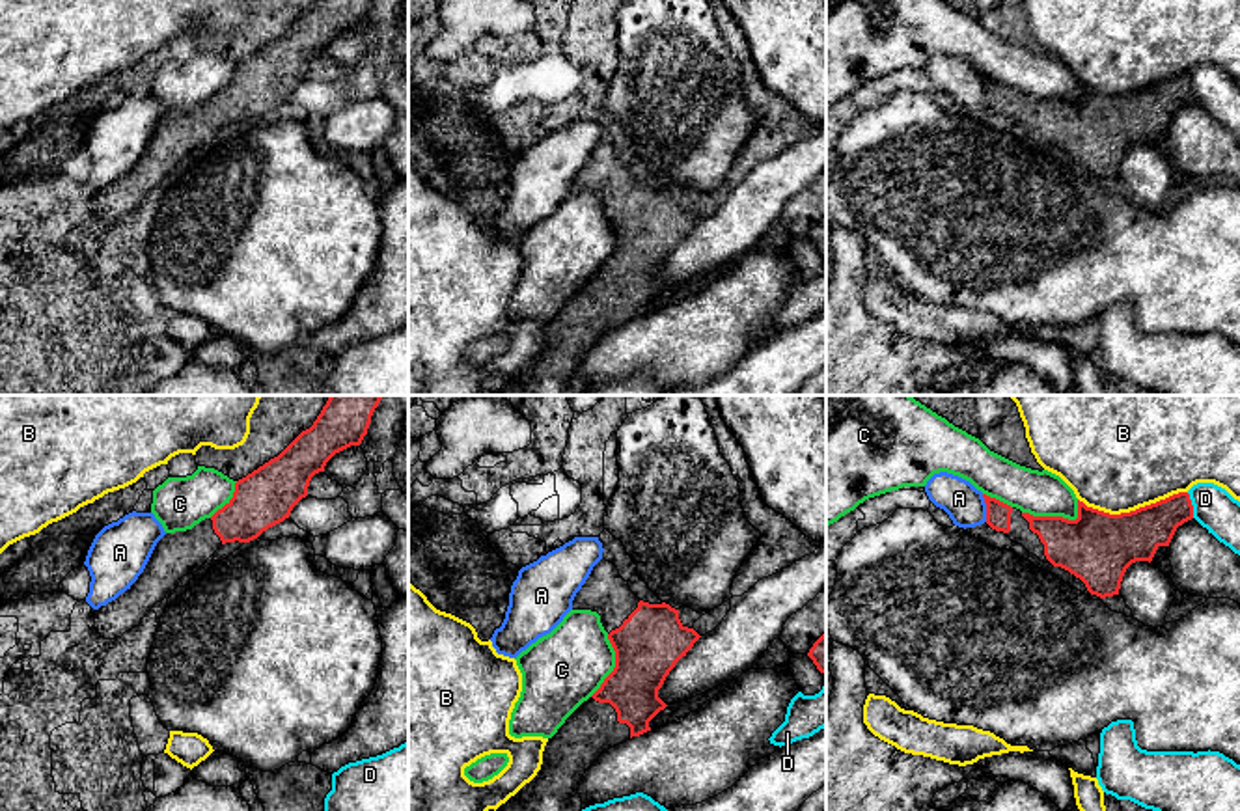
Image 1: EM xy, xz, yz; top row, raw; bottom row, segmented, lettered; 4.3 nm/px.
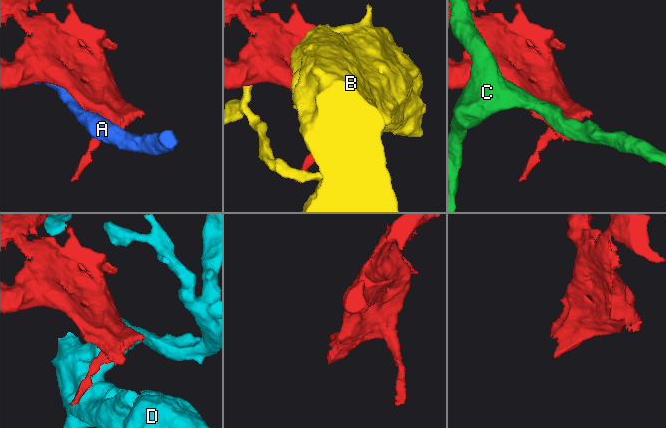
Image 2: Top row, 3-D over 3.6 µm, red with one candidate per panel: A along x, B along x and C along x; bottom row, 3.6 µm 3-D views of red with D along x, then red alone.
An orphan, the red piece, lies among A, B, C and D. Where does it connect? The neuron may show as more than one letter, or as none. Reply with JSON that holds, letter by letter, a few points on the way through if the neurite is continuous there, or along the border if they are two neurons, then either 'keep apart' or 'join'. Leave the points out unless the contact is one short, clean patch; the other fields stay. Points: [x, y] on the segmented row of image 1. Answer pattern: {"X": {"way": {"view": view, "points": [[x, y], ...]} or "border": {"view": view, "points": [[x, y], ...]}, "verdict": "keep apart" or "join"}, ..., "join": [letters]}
{"A": {"verdict": "keep apart"}, "B": {"verdict": "keep apart"}, "C": {"verdict": "keep apart"}, "D": {"verdict": "keep apart"}, "join": []}

